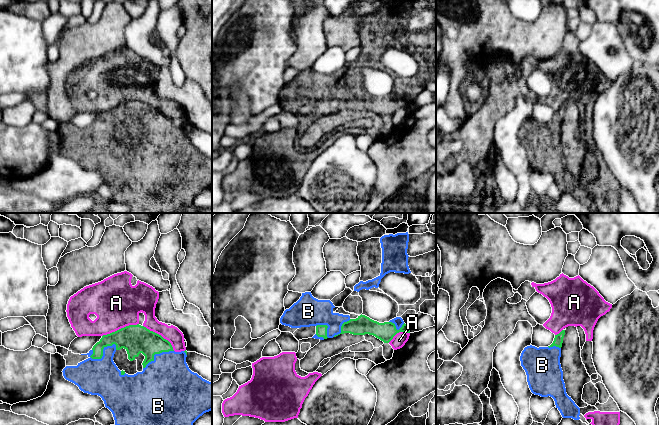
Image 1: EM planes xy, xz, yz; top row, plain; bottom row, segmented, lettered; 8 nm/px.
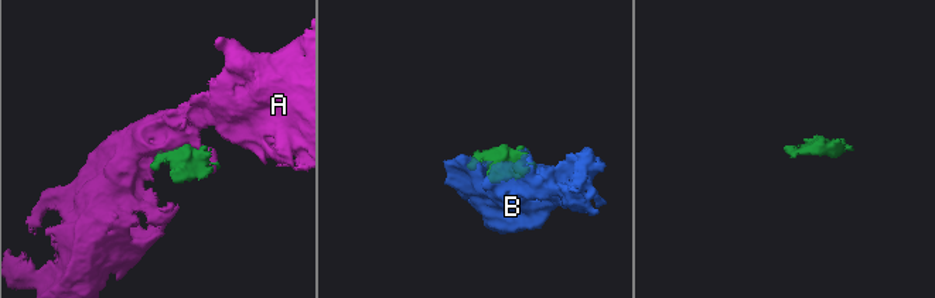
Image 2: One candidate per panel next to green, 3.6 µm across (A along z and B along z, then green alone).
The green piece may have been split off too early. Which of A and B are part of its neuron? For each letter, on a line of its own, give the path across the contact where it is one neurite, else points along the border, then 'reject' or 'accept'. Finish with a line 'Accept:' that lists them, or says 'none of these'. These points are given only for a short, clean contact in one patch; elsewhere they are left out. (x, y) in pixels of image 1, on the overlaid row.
A: reject
B: accept
Accept: B

